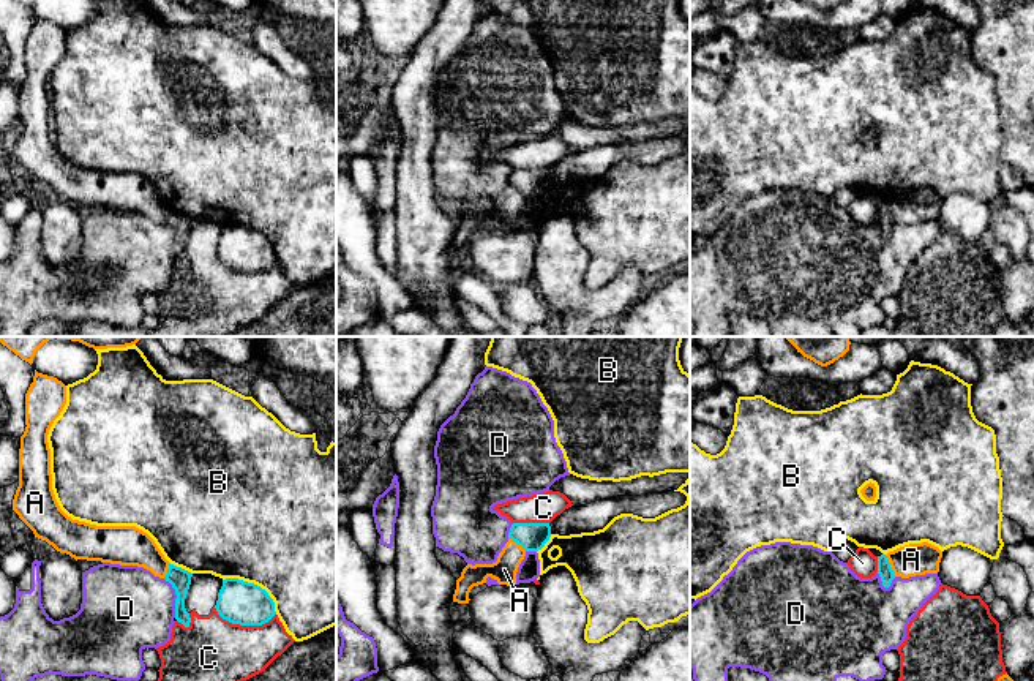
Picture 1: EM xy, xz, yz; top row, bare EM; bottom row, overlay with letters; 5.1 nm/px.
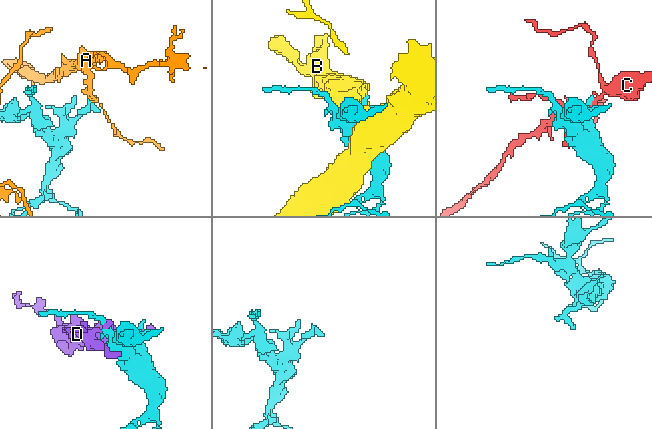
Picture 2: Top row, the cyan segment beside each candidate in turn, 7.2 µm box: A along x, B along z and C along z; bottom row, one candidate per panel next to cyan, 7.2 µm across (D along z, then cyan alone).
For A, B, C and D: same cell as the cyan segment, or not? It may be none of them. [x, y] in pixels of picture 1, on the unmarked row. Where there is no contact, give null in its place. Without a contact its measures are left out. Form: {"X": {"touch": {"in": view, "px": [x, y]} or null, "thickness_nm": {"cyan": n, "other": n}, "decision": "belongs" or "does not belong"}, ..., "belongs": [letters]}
{"A": {"touch": {"in": "yz", "px": [889, 212]}, "thickness_nm": {"cyan": 70, "other": 160}, "decision": "does not belong"}, "B": {"touch": {"in": "xy", "px": [256, 231]}, "thickness_nm": {"cyan": 220, "other": 500}, "decision": "does not belong"}, "C": {"touch": {"in": "xy", "px": [243, 270]}, "thickness_nm": {"cyan": 220, "other": 380}, "decision": "does not belong"}, "D": {"touch": {"in": "xy", "px": [177, 244]}, "thickness_nm": {"cyan": 110, "other": 420}, "decision": "does not belong"}, "belongs": []}

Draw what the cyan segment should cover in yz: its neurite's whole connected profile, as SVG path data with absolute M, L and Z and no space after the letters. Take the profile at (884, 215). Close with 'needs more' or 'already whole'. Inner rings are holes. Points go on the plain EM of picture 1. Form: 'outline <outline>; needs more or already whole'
outline M884 199L881 202L878 202L878 220L881 223L882 232L889 234L892 226L895 224L895 221L890 213L890 209Z; already whole

